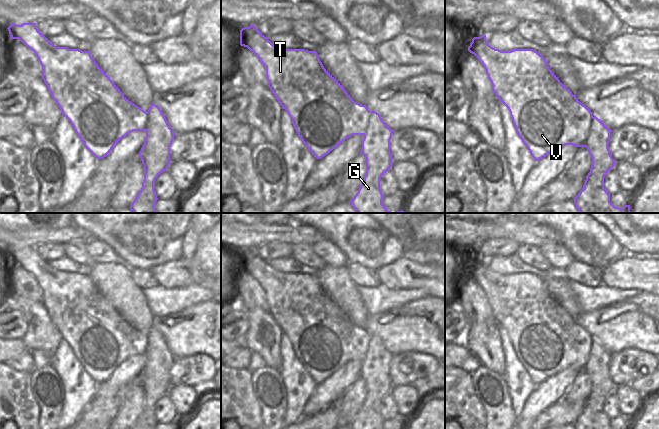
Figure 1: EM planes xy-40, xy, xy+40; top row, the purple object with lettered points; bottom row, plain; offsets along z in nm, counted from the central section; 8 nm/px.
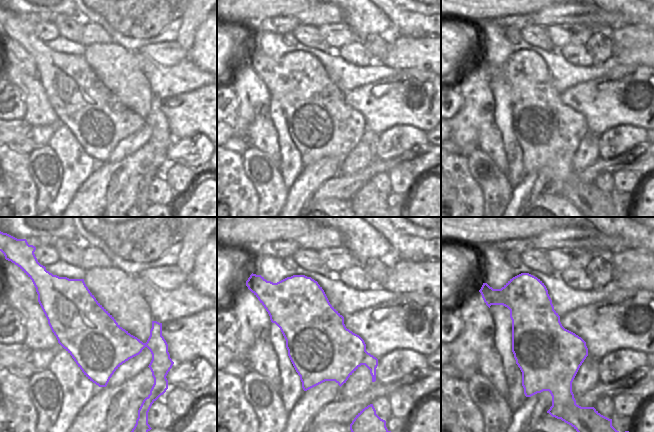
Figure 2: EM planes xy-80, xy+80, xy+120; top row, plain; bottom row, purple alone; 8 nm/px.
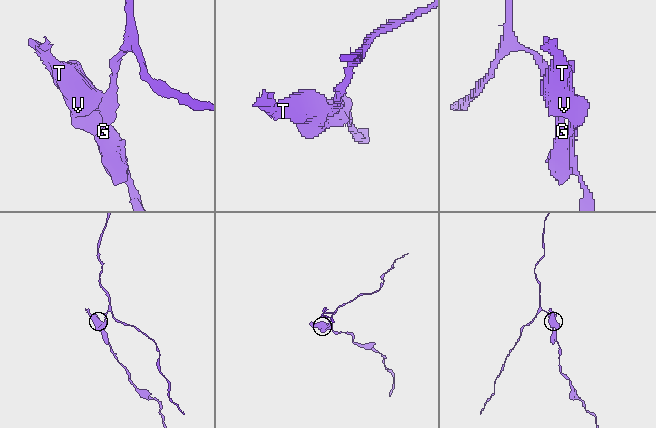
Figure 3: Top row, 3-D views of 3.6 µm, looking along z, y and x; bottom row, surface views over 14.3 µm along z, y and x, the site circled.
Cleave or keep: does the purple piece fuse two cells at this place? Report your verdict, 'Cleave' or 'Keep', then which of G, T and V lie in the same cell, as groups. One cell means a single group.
Cleave. Groups: G / T V.

